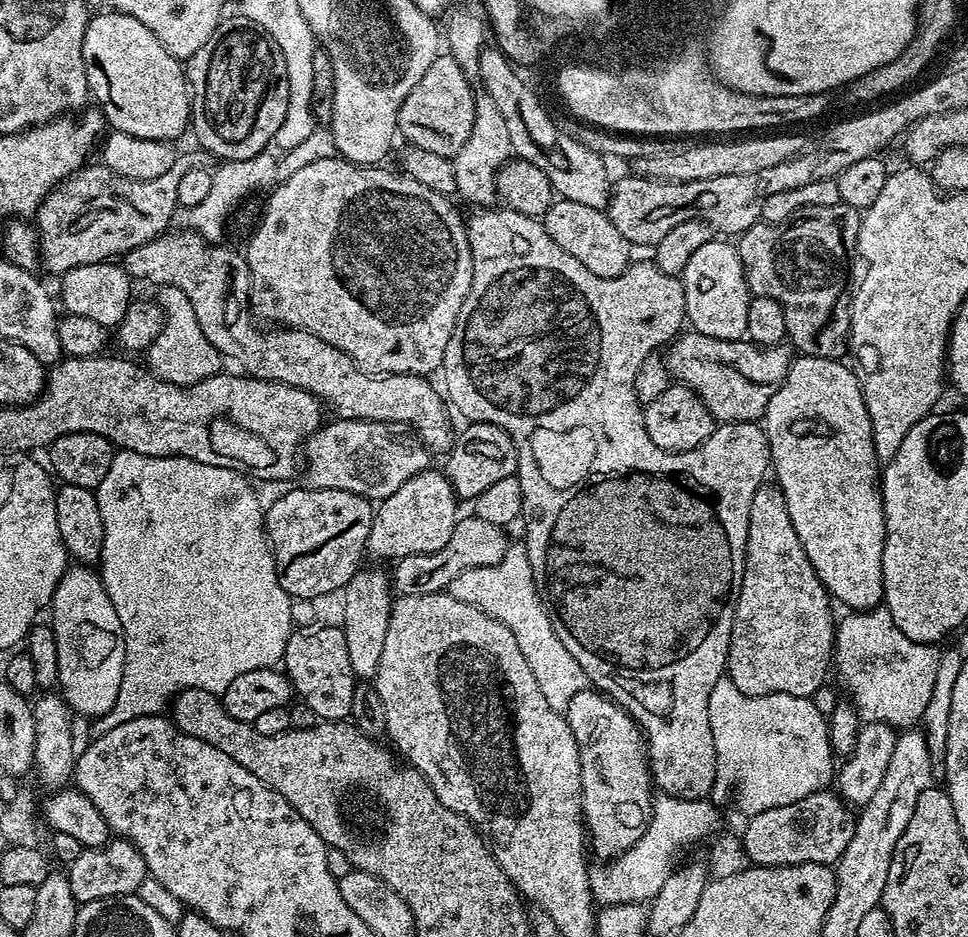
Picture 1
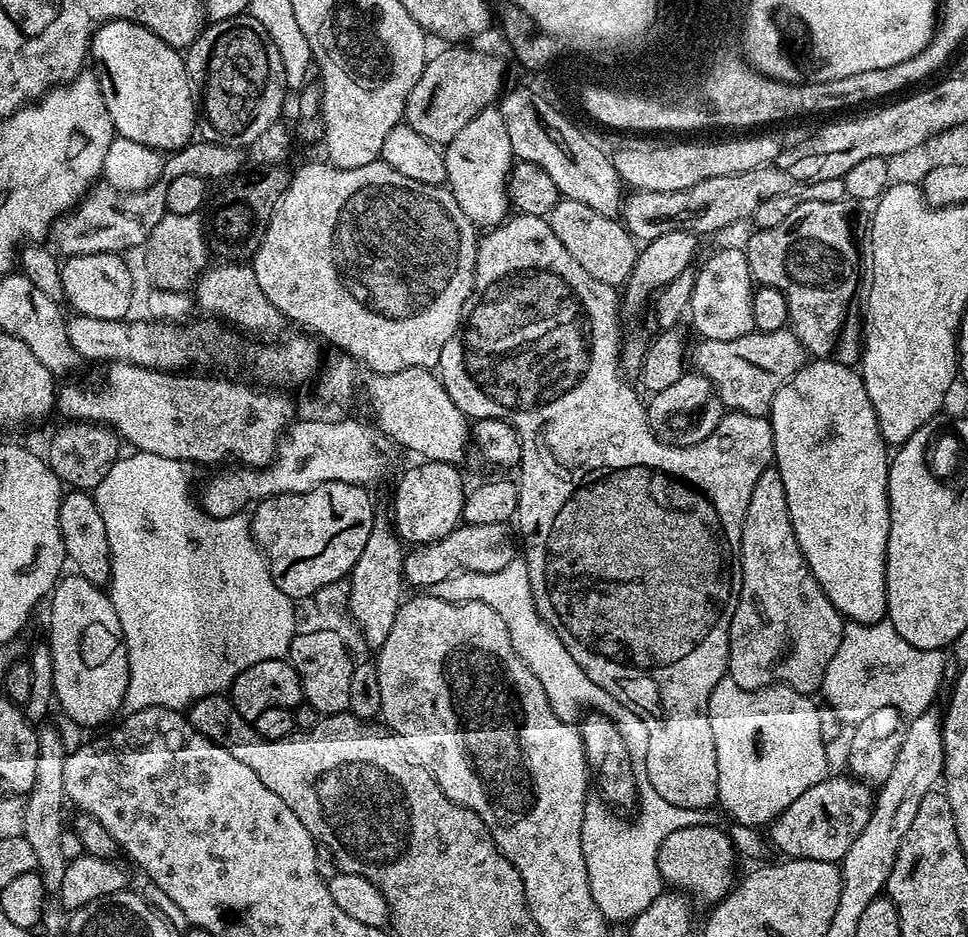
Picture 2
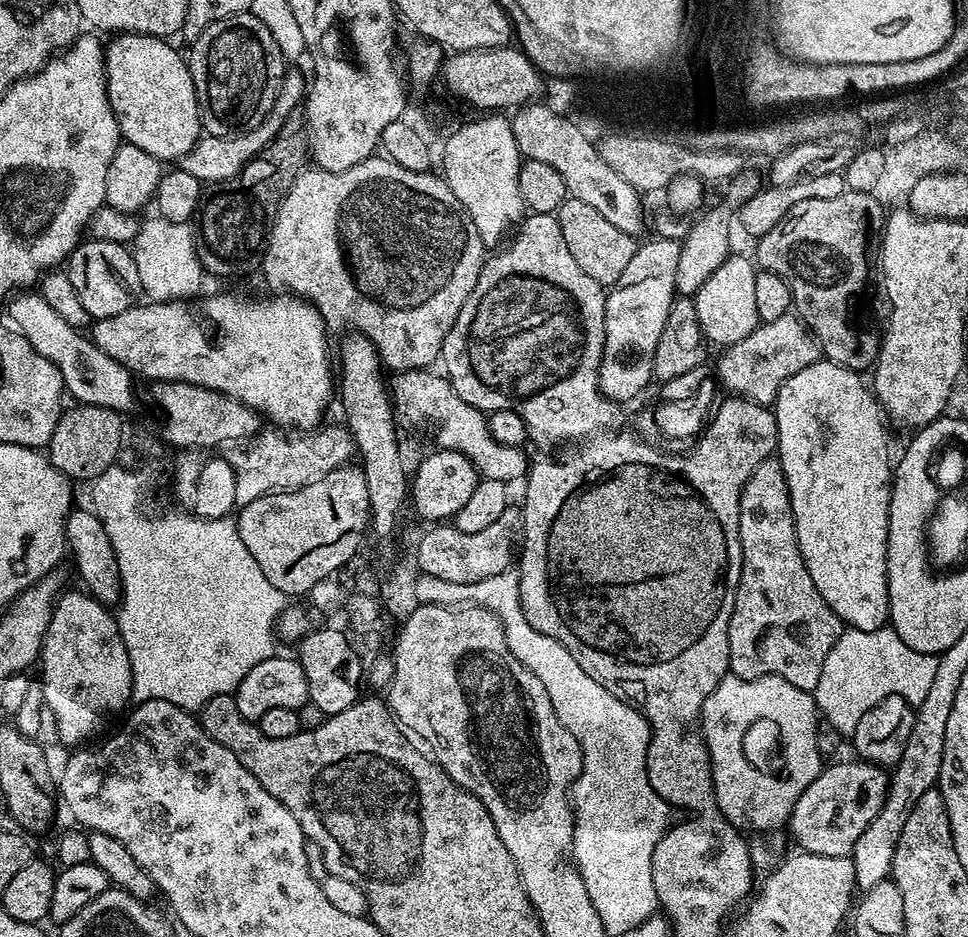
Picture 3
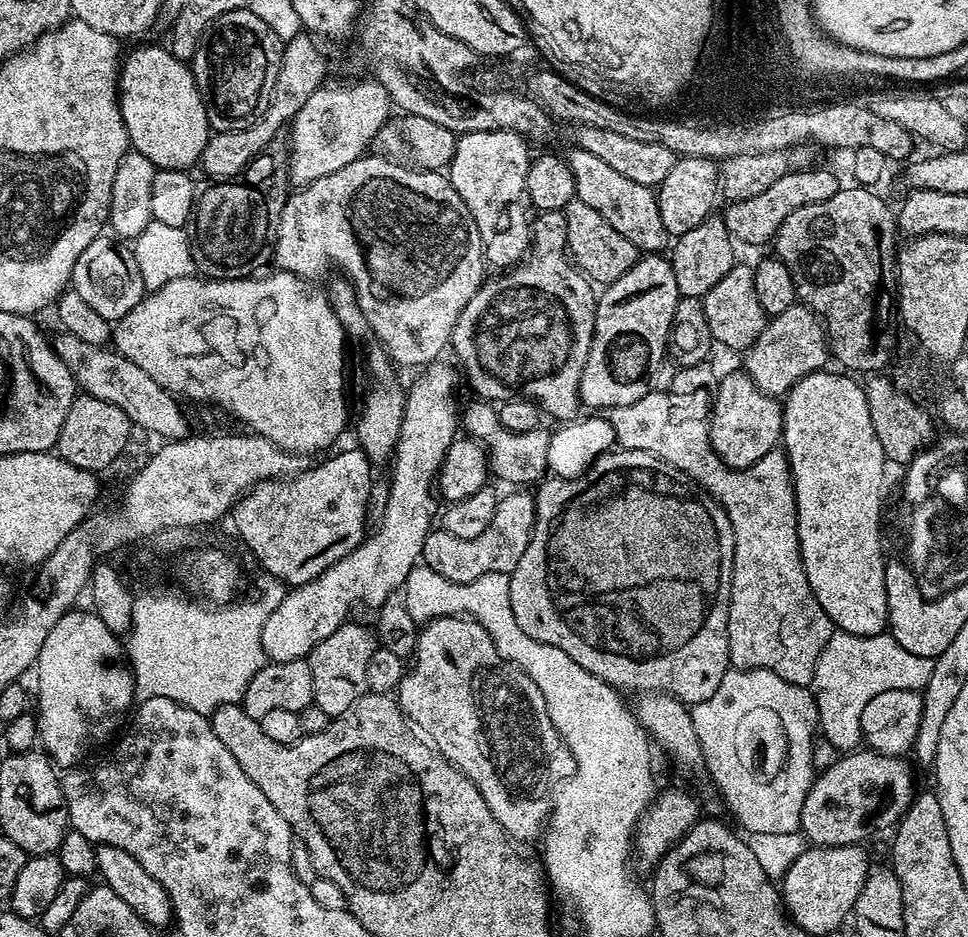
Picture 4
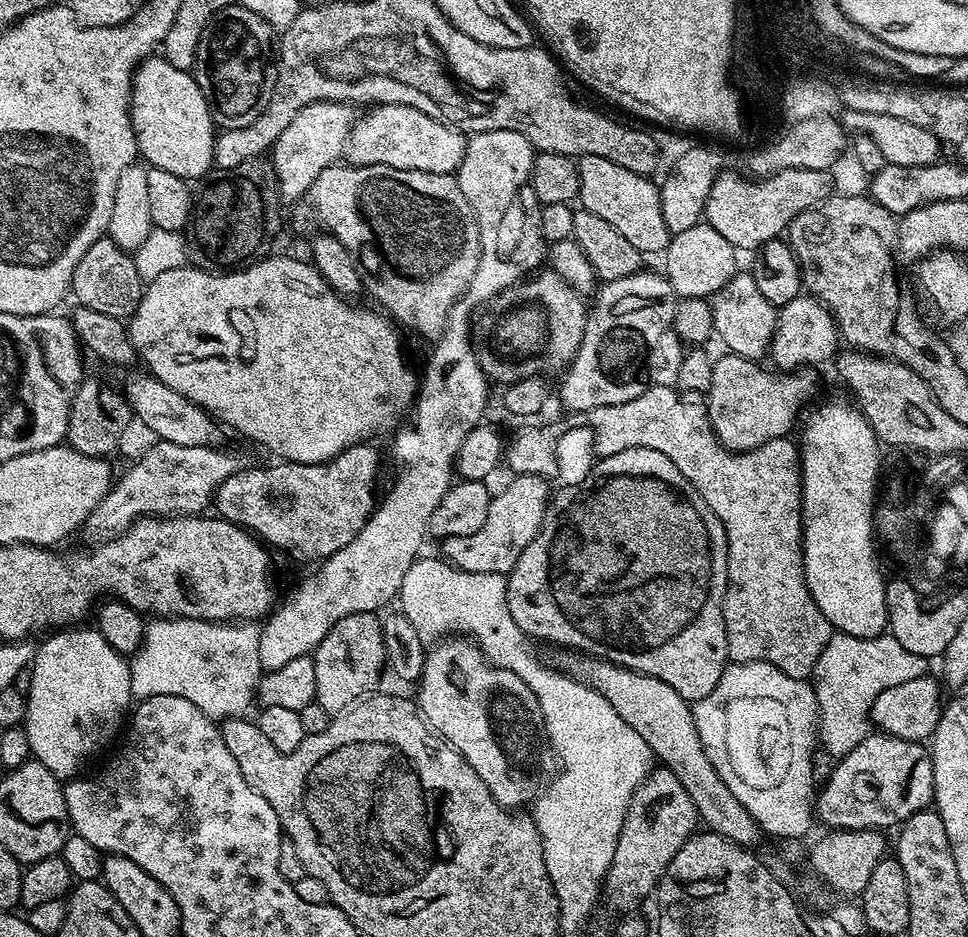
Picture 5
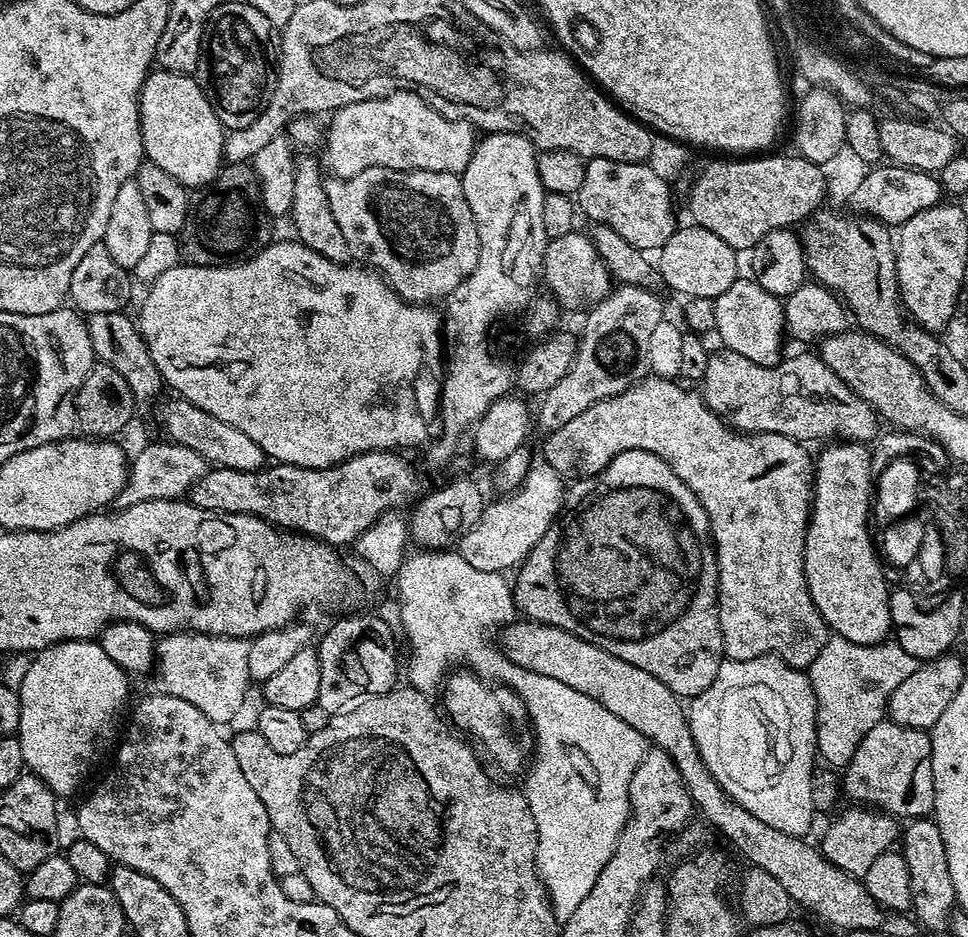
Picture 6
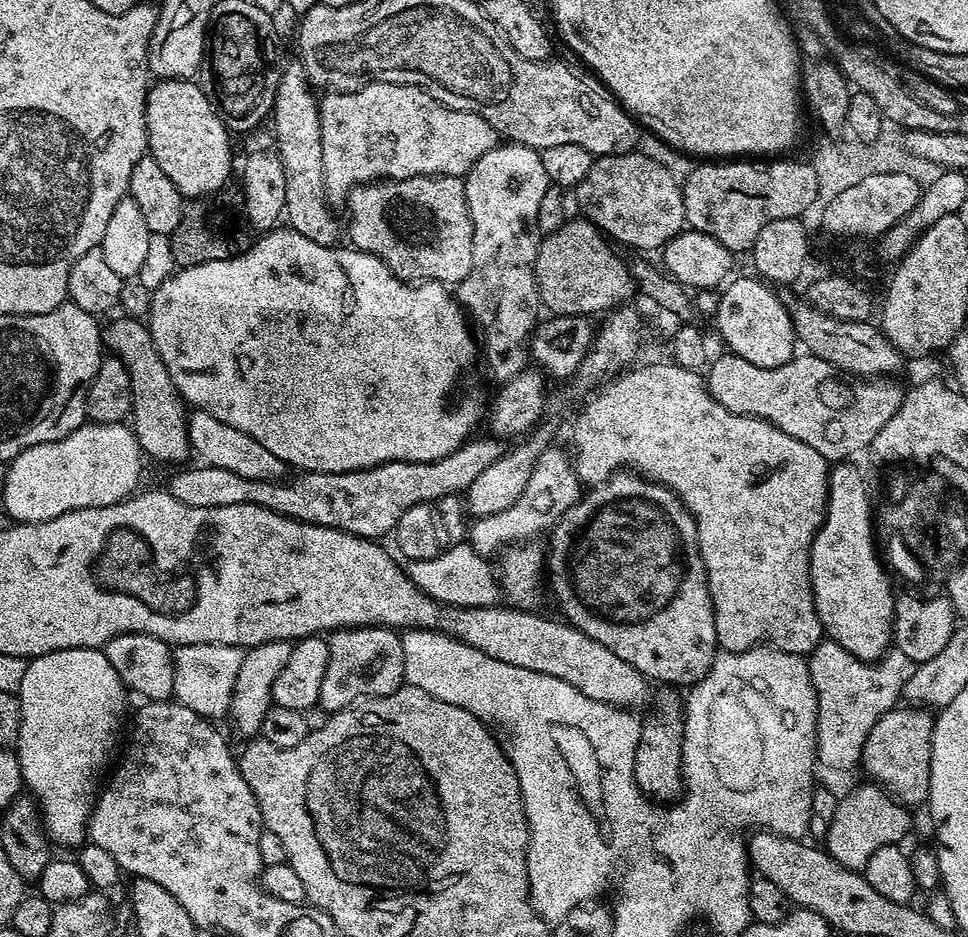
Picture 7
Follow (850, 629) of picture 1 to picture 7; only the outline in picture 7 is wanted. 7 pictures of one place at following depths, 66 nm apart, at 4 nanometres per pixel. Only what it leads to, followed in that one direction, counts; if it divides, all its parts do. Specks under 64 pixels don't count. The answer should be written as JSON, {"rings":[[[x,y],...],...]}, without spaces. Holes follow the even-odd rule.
{"rings":[[[823,639],[807,657],[808,673],[816,691],[816,759],[821,765],[844,772],[857,767],[874,722],[901,703],[906,682],[916,665],[906,654],[889,650],[871,662],[854,658],[850,650],[842,650],[838,642]]]}

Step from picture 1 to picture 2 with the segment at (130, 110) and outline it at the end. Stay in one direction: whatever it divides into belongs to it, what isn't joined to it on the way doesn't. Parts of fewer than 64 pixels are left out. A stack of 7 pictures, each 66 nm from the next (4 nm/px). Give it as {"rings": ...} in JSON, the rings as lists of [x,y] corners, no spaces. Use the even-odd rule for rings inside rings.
{"rings":[[[105,20],[92,33],[90,64],[102,90],[106,110],[110,110],[115,135],[130,138],[130,142],[142,142],[142,146],[157,148],[165,154],[175,152],[193,139],[198,128],[198,101],[188,79],[188,65],[185,57],[162,42],[158,34],[129,20]]]}

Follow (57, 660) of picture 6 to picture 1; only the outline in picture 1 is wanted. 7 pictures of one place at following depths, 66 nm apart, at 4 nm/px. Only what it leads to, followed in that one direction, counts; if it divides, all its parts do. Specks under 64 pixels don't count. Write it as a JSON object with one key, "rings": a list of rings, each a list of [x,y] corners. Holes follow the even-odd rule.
{"rings":[[[92,566],[69,567],[54,590],[51,612],[54,638],[58,638],[59,695],[77,717],[106,714],[114,706],[114,698],[118,698],[118,686],[122,686],[124,635],[99,571]]]}

